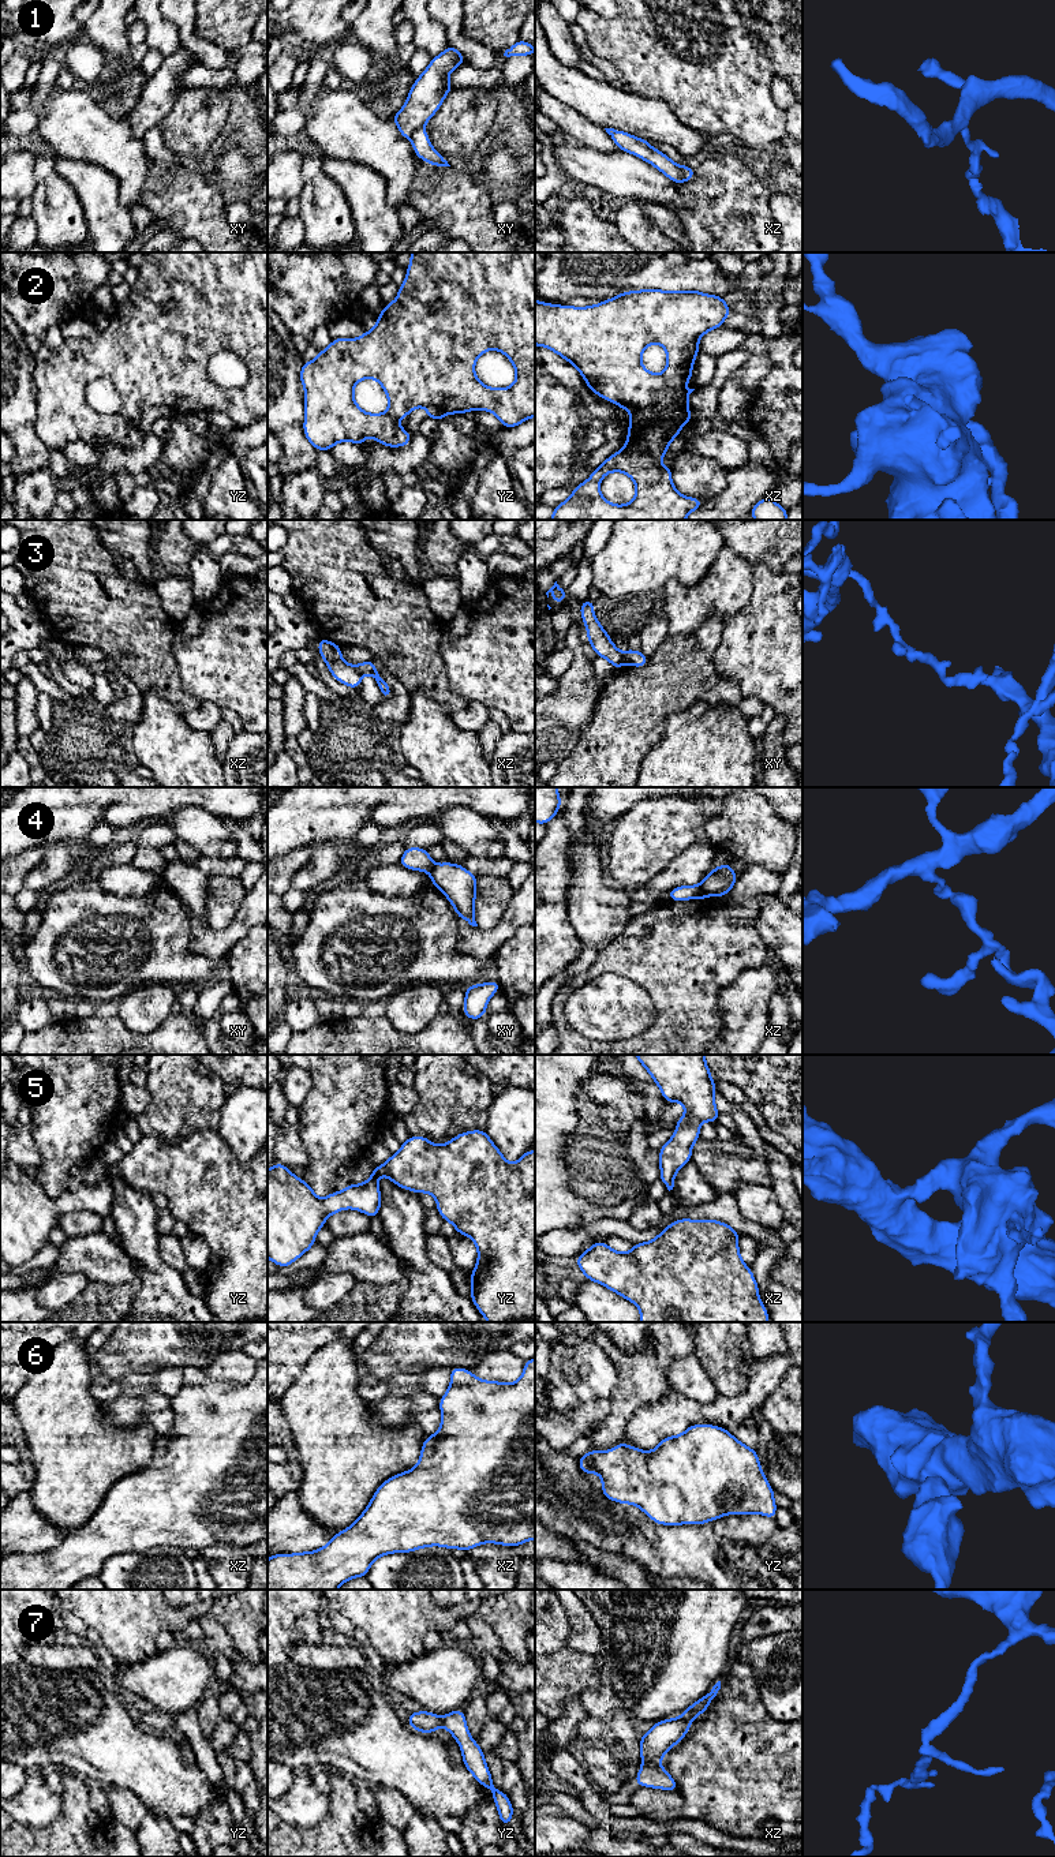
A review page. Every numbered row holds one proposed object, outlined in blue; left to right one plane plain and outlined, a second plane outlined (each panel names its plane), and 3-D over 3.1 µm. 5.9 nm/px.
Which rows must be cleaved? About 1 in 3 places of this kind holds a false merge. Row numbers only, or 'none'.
1, 2, 3, 4, 7

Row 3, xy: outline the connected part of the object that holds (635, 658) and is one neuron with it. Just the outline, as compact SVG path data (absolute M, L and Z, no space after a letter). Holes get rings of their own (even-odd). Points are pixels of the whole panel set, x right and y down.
M626 649L625 652L626 663L633 667L644 667L648 663L648 656L641 651Z

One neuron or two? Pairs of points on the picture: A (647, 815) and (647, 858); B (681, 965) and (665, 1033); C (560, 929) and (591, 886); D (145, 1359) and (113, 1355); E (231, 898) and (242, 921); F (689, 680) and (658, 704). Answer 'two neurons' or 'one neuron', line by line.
A: one neuron
B: one neuron
C: two neurons
D: one neuron
E: two neurons
F: one neuron

